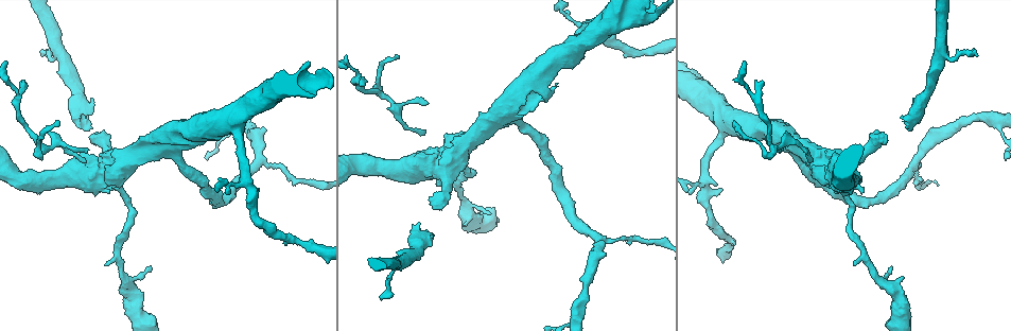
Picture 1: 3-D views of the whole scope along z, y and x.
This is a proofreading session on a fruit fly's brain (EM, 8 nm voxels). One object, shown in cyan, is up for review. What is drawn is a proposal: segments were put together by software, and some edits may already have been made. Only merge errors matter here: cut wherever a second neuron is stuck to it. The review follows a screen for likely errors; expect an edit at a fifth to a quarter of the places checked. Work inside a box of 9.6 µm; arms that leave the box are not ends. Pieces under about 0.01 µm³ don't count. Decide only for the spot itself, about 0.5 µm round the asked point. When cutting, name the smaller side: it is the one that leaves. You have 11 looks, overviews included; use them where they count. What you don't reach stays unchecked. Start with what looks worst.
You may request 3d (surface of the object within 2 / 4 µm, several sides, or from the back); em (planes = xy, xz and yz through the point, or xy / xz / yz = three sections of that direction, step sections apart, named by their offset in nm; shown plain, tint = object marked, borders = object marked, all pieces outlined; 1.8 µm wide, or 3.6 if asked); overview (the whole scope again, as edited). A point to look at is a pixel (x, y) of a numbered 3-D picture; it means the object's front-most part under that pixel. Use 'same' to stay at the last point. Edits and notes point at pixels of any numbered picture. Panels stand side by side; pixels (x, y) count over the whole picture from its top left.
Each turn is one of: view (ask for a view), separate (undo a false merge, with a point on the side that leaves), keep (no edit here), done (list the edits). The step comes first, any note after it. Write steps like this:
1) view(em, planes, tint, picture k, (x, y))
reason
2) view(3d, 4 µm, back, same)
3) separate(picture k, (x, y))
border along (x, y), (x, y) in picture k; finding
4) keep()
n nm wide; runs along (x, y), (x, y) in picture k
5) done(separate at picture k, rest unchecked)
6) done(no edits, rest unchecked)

view(em, planes, tint, picture 1, (245, 182))
sharp bend

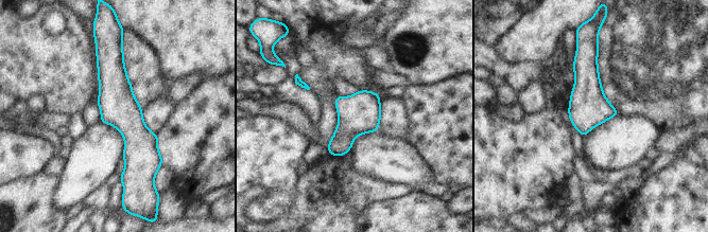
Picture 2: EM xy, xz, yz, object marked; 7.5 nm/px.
keep()
280 nm wide; runs along (111, 53), (128, 179) in picture 2; continuous, no second neuron

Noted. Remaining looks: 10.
view(em, planes, tint, picture 1, (652, 17))
sudden change in width

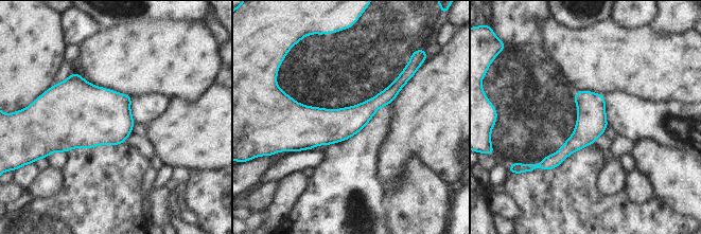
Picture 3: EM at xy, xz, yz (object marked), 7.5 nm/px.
keep()
220 nm wide; runs along (402, 82), (354, 119), (287, 113) in picture 3; all the same neuron

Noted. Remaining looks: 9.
view(em, planes, tint, picture 1, (576, 323))
arms part here

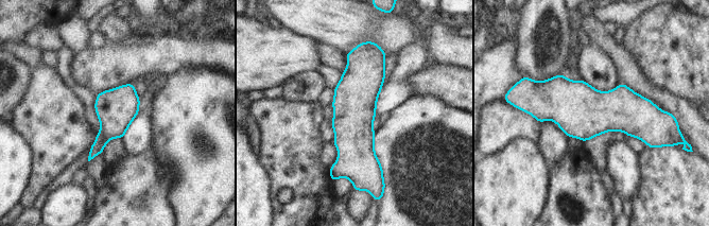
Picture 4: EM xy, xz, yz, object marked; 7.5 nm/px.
keep()
runs along (360, 49), (350, 176) in picture 4; continuous, no second neuron

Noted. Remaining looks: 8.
view(em, xy, step 4, tint, picture 1, (401, 264))

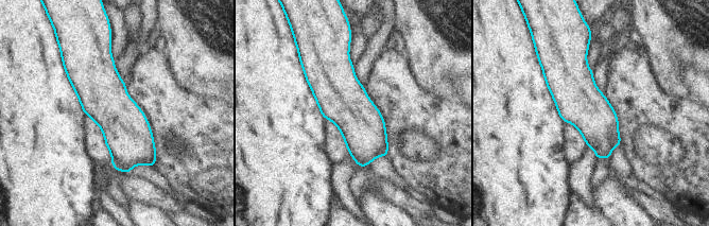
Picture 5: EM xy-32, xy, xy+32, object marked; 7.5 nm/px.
keep()
runs along (104, 49), (104, 100), (151, 163) in picture 5; continuous, no second neuron

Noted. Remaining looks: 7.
view(3d, 4 µm, picture 1, (896, 288))
thick turns thin

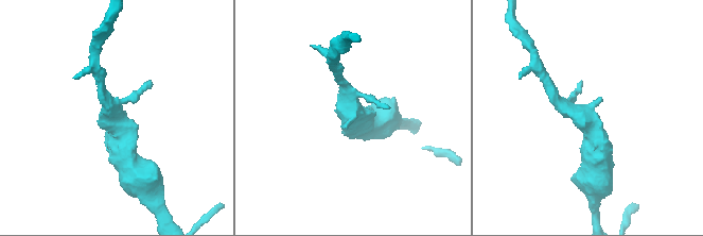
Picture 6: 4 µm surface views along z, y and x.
view(em, yz, step 8, tint, picture 6, (349, 113))
arms of 180, 420 nm

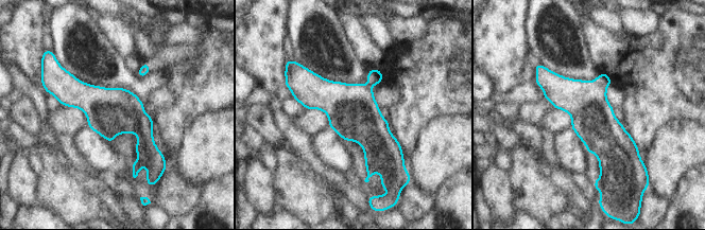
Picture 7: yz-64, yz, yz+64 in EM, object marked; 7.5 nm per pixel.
keep()
runs along (57, 88), (120, 111), (159, 156) in picture 7; one neuron here

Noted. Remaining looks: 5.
done(no edits, rest unchecked)

